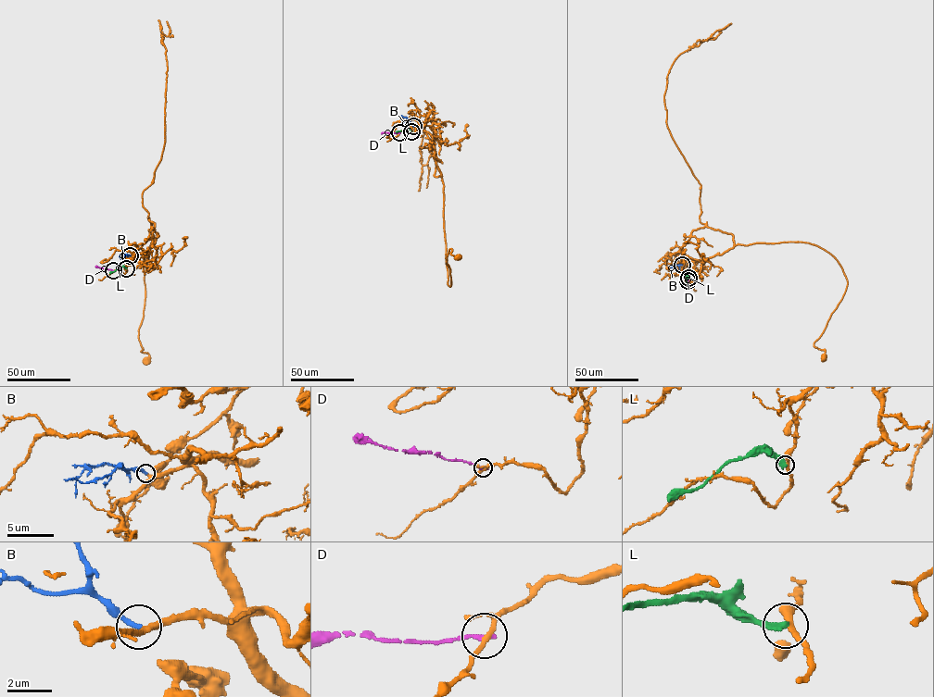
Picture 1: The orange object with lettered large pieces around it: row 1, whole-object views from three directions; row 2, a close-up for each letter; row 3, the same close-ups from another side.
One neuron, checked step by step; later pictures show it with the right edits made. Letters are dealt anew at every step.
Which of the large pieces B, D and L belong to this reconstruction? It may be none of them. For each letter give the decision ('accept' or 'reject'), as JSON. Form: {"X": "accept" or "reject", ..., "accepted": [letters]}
{"B": "accept", "D": "reject", "L": "reject", "accepted": ["B"]}

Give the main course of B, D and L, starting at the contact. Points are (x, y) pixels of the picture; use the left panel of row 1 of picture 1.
B: (130, 255), (119, 256)
D: (113, 270), (95, 267)
L: (126, 268), (119, 267), (110, 273)

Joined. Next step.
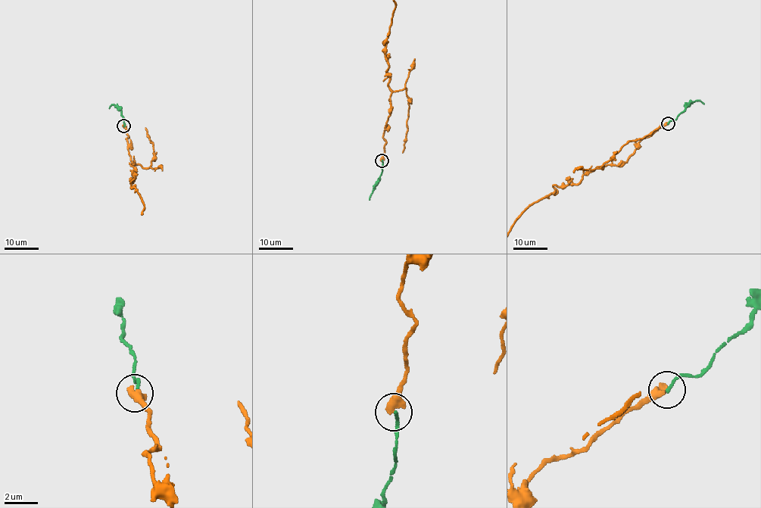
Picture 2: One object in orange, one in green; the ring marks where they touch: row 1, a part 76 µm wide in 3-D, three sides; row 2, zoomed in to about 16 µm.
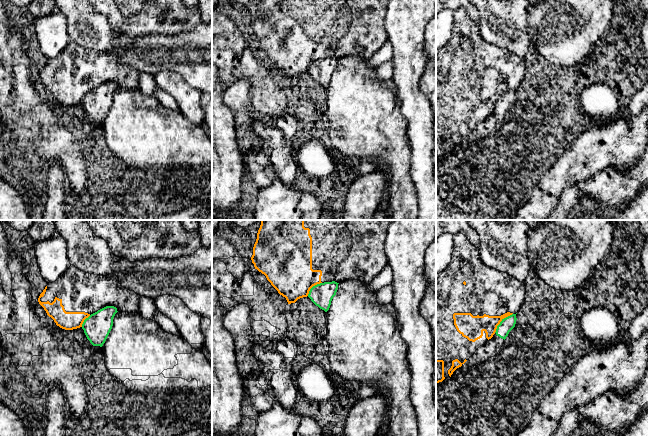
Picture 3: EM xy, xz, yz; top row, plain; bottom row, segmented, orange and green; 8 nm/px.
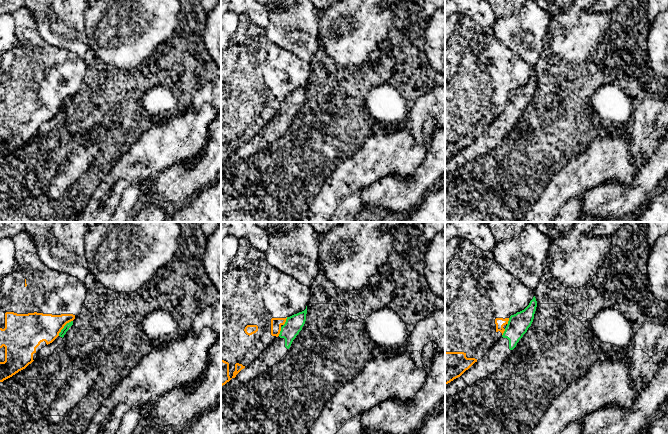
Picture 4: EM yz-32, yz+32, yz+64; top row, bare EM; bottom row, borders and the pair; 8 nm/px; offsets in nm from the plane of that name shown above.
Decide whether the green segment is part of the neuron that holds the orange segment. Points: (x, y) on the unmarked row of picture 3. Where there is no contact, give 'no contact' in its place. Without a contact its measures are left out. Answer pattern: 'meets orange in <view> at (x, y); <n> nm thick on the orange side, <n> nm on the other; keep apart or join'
meets orange in yz at (501, 96); 190 nm thick on the orange side, 110 nm on the other; keep apart

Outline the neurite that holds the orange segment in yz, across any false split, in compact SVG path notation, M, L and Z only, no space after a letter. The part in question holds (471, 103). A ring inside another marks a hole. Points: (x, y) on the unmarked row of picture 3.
M460 9L453 11L453 18L454 26L450 40L446 46L436 50L436 160L442 158L445 154L451 153L453 148L461 143L480 122L484 121L489 115L491 115L500 98L504 94L516 90L521 85L521 80L526 71L526 62L524 59L519 58L507 49L487 42L480 34L479 25L473 22L465 11Z

